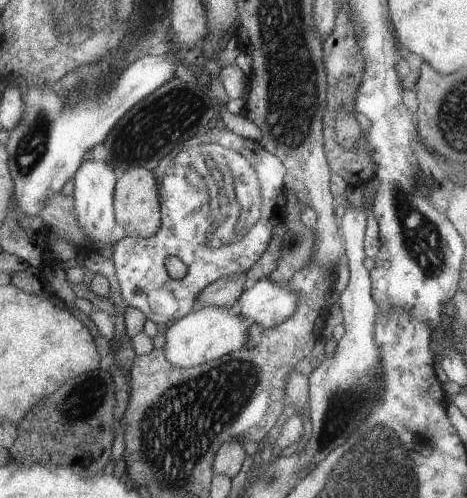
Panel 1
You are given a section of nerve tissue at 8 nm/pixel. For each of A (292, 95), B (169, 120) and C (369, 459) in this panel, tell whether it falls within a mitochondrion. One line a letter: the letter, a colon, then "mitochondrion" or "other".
A: mitochondrion
B: mitochondrion
C: mitochondrion

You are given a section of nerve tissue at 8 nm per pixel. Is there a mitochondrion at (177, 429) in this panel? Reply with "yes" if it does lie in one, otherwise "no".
yes

